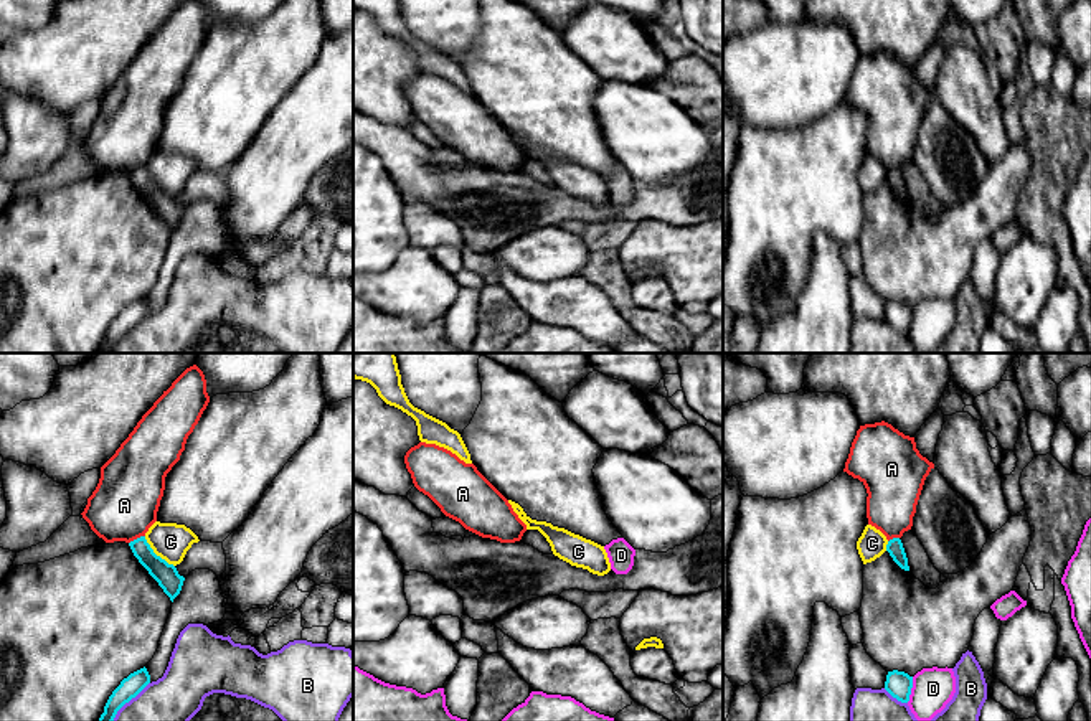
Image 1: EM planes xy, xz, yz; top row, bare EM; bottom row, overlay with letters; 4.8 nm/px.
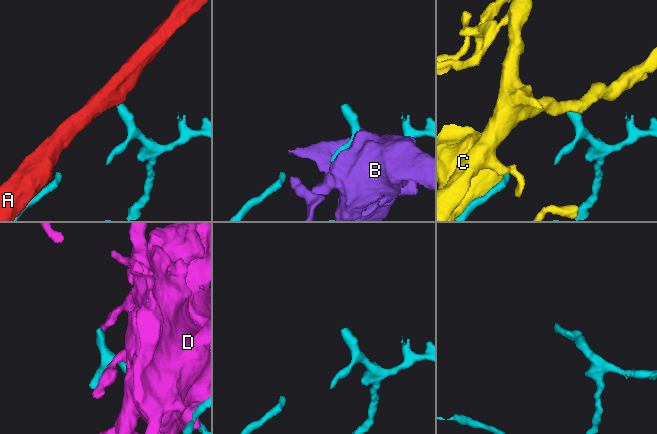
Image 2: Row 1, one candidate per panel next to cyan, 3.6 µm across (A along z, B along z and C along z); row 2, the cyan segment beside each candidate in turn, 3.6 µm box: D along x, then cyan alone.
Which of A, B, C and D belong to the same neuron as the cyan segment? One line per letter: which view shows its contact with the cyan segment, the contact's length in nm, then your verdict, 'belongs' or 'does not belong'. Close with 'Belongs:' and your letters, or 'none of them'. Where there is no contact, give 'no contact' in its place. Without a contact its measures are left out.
A: contact in xy; length 90 nm; does not belong
B: contact in xy; length 260 nm; does not belong
C: contact in xy; length 220 nm; does not belong
D: contact in yz; length 130 nm; does not belong
Belongs: none of them

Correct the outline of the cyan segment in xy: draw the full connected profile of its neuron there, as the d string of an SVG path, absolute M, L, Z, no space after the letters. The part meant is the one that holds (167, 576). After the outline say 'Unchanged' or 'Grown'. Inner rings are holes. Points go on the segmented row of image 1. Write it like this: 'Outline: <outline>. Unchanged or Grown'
Outline: M140 536L129 543L134 556L149 571L149 574L158 582L163 592L173 599L180 594L185 577L178 574L173 564L157 556L145 536Z. Unchanged

